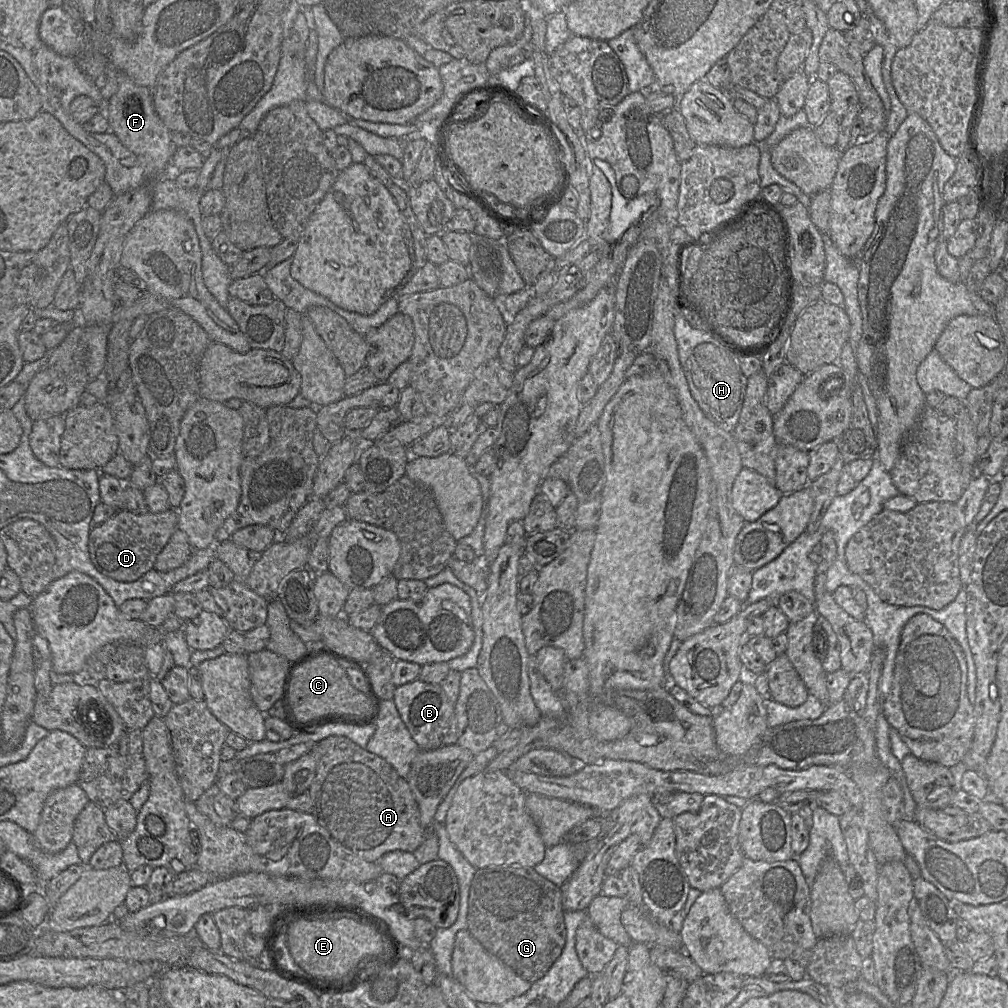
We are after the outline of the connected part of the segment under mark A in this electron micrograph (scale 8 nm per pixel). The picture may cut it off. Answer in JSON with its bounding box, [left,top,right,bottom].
[306,736,426,862]

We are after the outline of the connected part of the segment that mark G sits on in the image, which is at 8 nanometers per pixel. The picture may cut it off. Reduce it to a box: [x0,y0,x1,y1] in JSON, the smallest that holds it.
[467,866,566,983]

